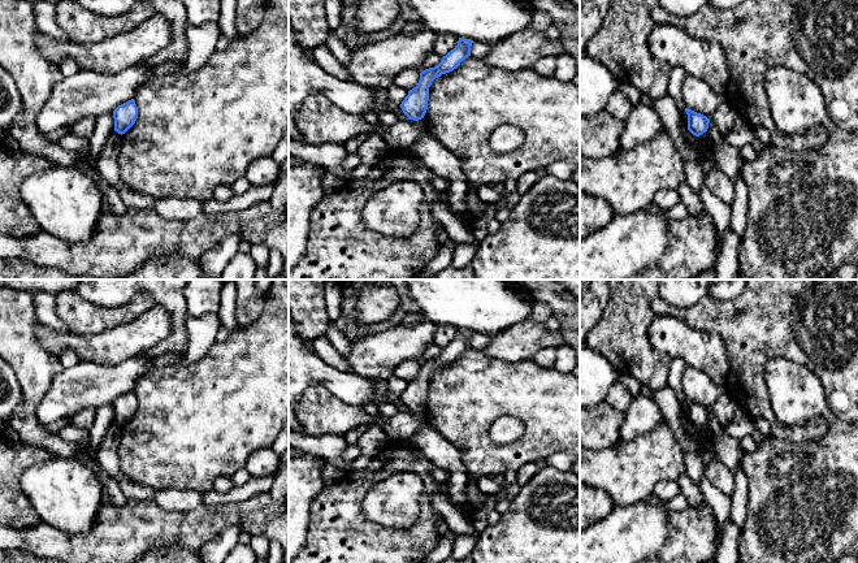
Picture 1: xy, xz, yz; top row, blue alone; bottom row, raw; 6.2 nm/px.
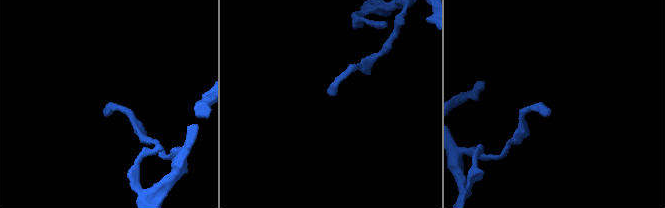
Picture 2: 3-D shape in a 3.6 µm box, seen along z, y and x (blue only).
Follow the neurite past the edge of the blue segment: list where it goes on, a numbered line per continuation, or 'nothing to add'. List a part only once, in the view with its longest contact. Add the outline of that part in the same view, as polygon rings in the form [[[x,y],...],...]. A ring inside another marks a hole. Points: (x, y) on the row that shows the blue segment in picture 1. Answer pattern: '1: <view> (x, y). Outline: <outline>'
nothing to add

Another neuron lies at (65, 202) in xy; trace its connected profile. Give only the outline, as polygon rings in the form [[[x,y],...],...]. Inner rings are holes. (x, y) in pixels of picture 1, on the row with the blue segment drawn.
[[[70,166],[26,177],[20,195],[42,230],[66,242],[88,241],[103,213],[103,195],[92,178]]]

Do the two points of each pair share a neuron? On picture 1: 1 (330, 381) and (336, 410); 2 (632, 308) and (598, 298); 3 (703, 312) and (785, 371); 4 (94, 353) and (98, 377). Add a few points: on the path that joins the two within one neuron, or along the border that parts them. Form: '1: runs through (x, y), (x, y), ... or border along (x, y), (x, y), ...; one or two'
1: border along (303, 393), (325, 386), (343, 402), (360, 407); two
2: border along (610, 293), (610, 299), (602, 317), (593, 328); two
3: border along (800, 364), (772, 356), (765, 368), (766, 388); two
4: border along (79, 360), (105, 366), (117, 366), (125, 362); two

